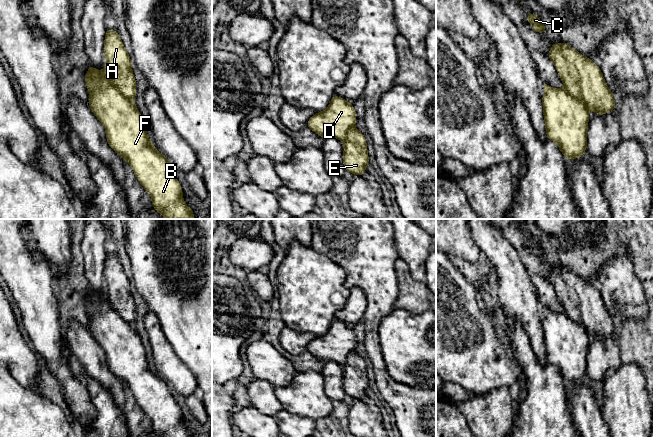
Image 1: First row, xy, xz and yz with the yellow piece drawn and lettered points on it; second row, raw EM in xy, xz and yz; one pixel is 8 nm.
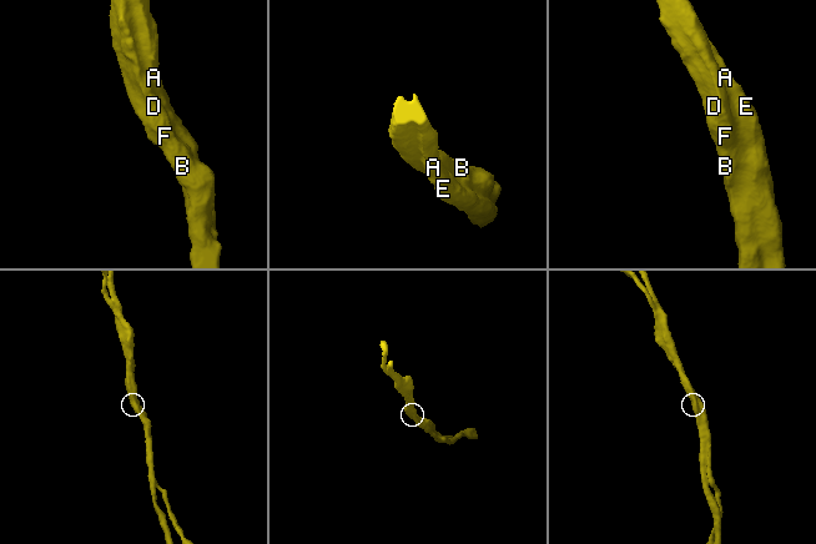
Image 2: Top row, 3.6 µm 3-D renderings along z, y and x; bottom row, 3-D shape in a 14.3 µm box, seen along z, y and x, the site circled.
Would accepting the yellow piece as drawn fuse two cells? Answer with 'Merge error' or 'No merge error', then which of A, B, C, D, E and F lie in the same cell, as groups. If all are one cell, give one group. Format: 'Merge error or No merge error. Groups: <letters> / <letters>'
Merge error. Groups: A C E / B D F

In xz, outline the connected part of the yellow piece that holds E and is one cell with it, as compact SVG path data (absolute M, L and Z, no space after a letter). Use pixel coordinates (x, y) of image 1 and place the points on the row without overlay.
M355 351L349 353L343 365L343 388L345 394L353 399L362 400L370 386L365 360Z

